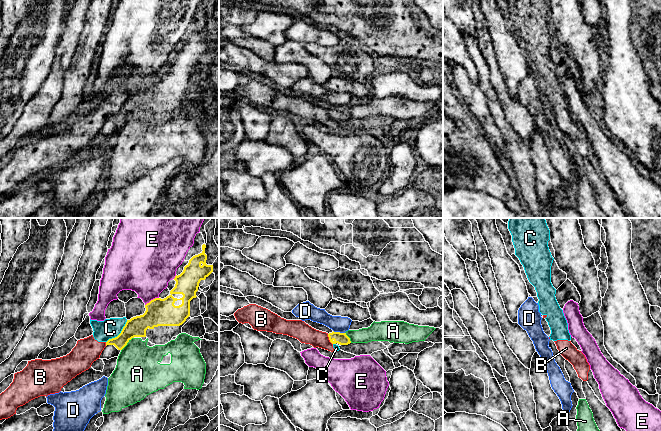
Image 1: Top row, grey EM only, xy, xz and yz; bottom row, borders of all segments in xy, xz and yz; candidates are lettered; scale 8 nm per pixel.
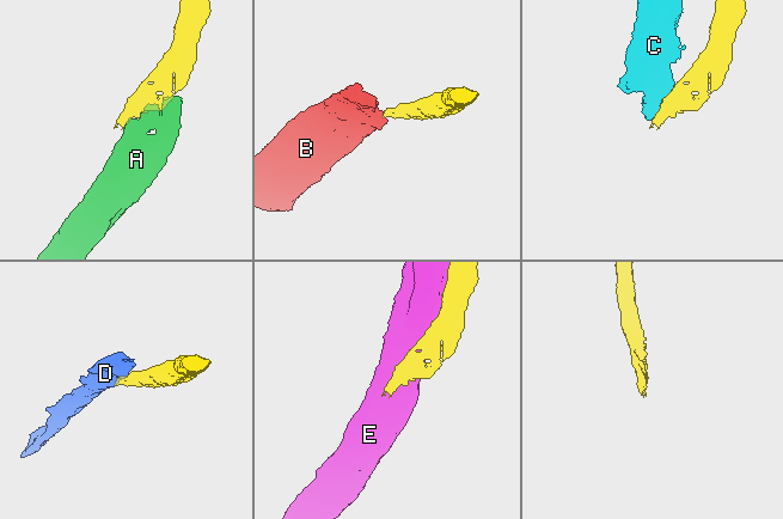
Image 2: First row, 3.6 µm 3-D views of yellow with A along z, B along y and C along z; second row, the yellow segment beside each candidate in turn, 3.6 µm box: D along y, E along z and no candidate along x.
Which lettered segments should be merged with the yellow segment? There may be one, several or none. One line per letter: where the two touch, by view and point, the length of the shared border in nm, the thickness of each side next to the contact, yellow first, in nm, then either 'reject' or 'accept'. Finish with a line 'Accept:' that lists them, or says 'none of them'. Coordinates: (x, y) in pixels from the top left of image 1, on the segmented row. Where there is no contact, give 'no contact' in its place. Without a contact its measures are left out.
A: xy (126, 344) | 150 nm | 160/360 nm | reject
B: xz (329, 339) | 100 nm | 100/150 nm | reject
C: xy (120, 333) | 260 nm | 160/160 nm | reject
D: xz (339, 332) | 100 nm | 100/130 nm | reject
E: xy (151, 300) | 130 nm | 220/380 nm | reject
Accept: none of them

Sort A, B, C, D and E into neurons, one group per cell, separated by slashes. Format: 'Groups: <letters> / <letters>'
Groups: A / B C / D / E

